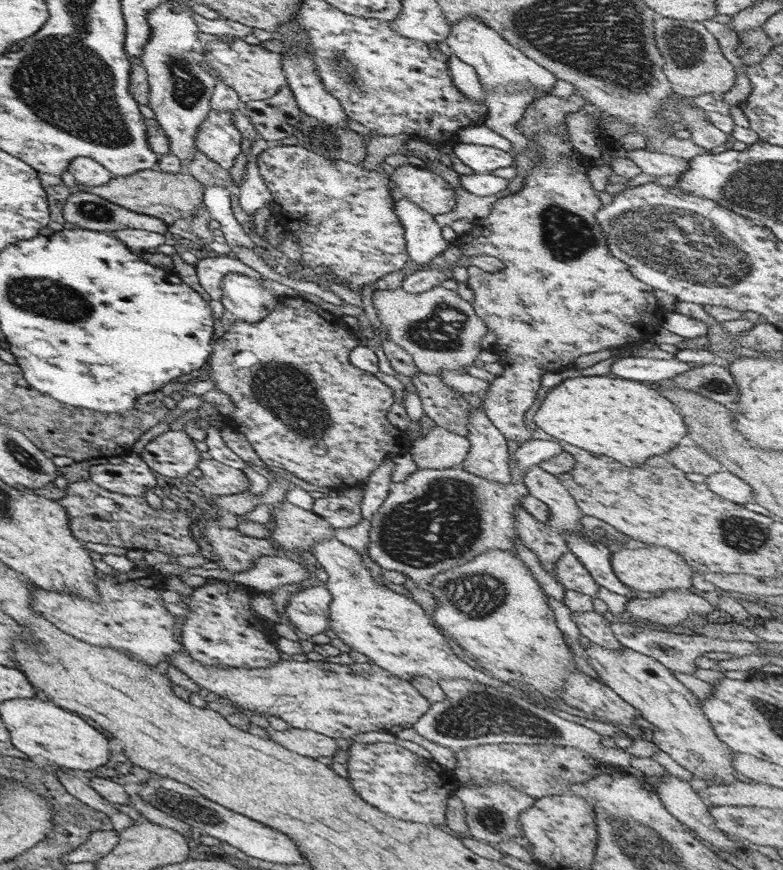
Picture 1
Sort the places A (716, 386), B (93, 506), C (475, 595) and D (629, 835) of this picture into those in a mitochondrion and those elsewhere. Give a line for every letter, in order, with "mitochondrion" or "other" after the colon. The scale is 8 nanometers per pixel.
A: mitochondrion
B: other
C: mitochondrion
D: mitochondrion

